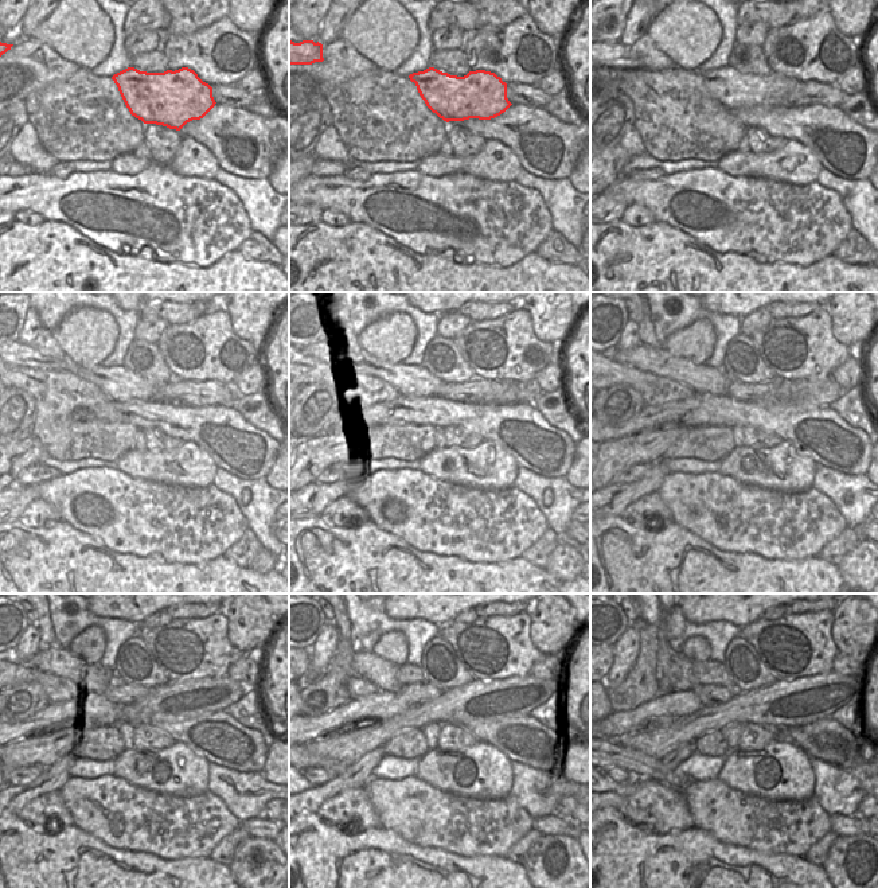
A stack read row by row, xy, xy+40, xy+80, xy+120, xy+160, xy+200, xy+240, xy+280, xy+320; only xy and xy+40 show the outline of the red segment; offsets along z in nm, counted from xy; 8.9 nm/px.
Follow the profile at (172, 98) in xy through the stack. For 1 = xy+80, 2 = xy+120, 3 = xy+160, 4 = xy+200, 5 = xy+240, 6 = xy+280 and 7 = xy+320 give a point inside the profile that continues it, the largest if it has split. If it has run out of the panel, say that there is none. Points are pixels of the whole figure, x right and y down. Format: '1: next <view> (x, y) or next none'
1: next xy+80 (733, 89)
2: next xy+120 (118, 384)
3: next xy+160 (417, 381)
4: next xy+200 (699, 377)
5: next xy+240 (92, 678)
6: next xy+280 (382, 673)
7: next xy+320 (687, 682)

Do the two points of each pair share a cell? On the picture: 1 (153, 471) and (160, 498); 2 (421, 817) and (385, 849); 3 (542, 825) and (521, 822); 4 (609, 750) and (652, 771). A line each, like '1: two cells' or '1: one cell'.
1: two cells
2: two cells
3: two cells
4: one cell

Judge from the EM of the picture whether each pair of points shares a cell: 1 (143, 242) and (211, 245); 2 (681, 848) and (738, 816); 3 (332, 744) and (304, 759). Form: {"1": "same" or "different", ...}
{"1": "same", "2": "different", "3": "different"}

